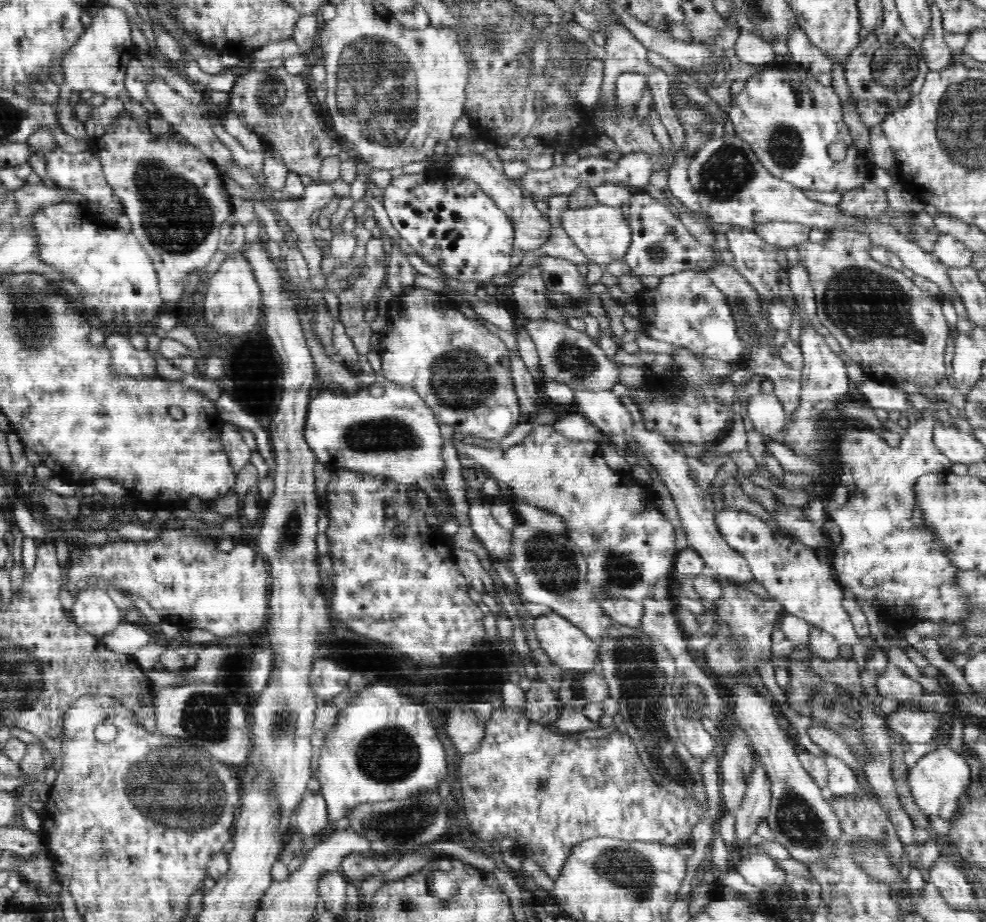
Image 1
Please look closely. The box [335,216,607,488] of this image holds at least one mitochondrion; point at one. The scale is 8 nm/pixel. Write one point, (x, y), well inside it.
(460, 379)

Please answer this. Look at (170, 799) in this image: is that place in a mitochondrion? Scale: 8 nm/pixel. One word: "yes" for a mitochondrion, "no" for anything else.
yes

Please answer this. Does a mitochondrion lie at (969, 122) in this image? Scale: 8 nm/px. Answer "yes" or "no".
yes

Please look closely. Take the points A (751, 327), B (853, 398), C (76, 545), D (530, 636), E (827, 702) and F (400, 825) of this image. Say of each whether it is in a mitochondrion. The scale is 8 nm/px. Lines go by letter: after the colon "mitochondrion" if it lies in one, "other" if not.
A: mitochondrion
B: other
C: other
D: other
E: mitochondrion
F: mitochondrion

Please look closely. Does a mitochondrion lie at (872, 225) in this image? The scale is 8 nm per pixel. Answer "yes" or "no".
no

